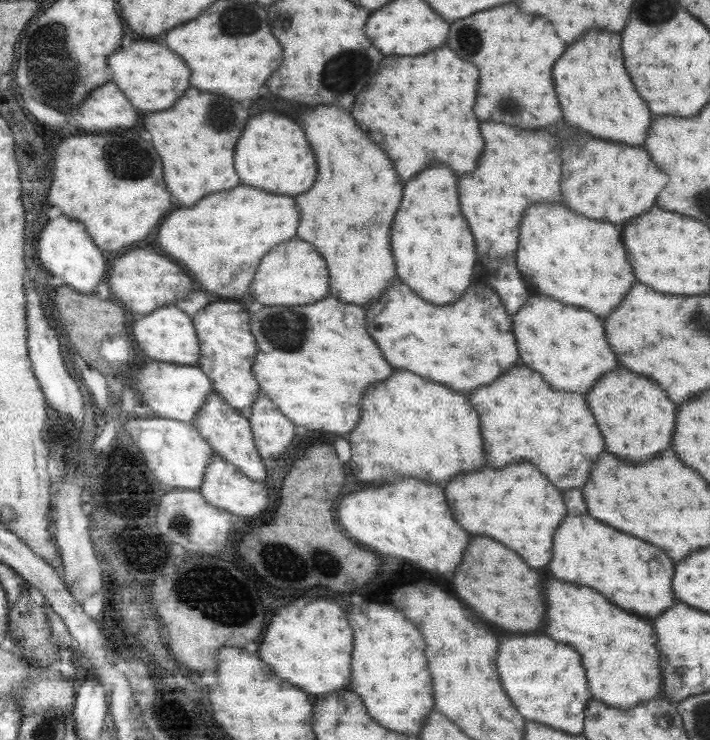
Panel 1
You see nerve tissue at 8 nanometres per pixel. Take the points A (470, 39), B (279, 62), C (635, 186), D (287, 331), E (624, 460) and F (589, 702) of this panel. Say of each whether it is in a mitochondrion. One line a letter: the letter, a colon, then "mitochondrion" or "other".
A: mitochondrion
B: other
C: other
D: mitochondrion
E: other
F: other

